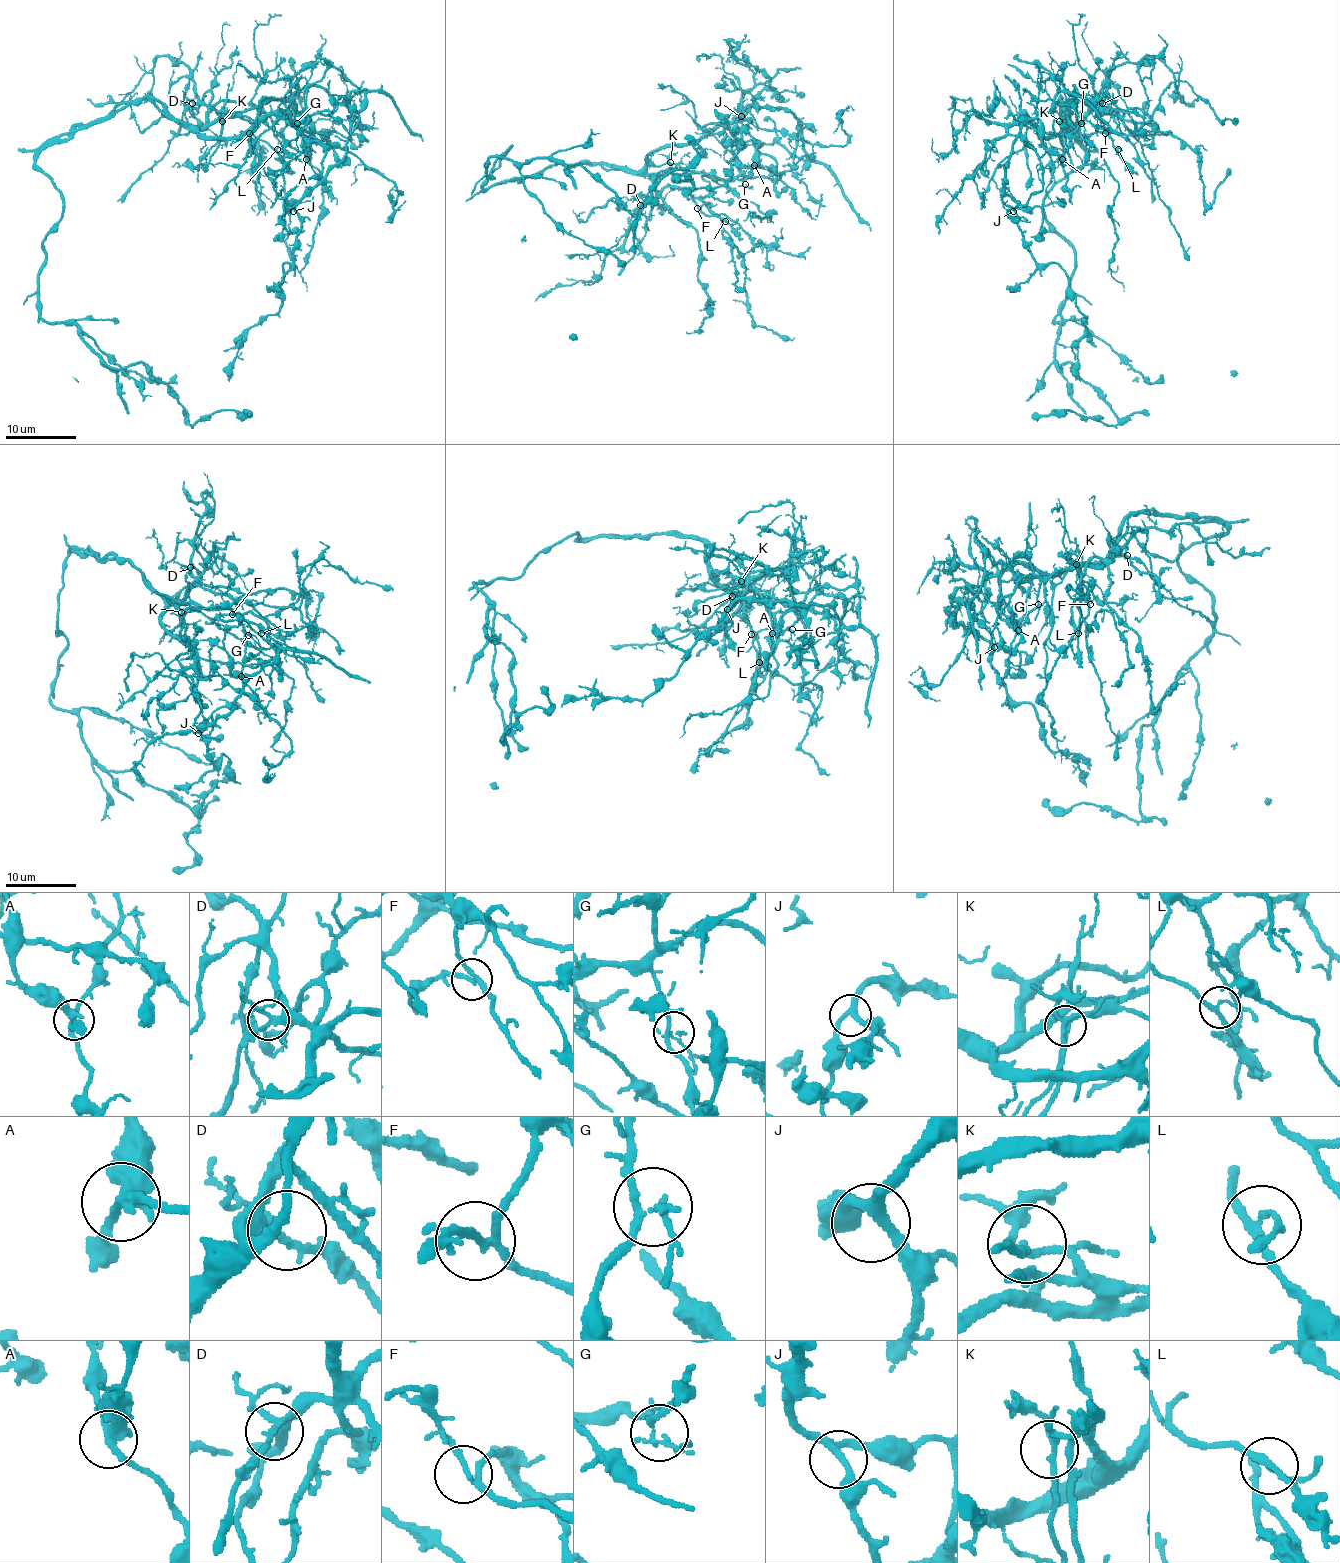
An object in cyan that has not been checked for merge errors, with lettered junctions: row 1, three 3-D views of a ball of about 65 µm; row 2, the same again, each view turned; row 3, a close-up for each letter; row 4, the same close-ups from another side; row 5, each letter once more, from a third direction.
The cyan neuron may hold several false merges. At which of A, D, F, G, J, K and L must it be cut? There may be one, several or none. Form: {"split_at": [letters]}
{"split_at": ["A"]}

